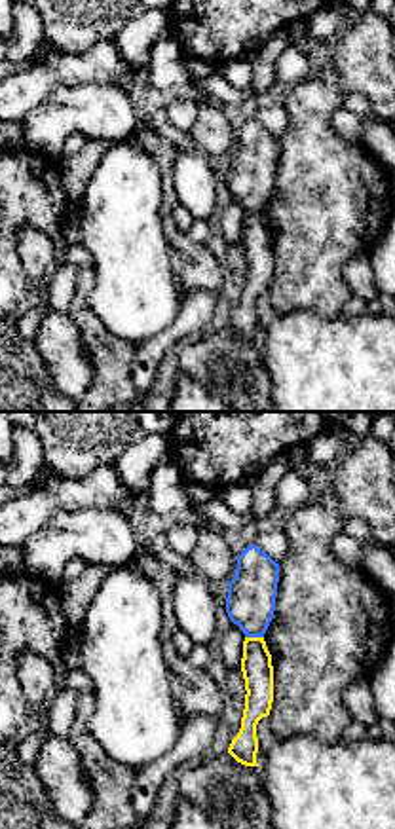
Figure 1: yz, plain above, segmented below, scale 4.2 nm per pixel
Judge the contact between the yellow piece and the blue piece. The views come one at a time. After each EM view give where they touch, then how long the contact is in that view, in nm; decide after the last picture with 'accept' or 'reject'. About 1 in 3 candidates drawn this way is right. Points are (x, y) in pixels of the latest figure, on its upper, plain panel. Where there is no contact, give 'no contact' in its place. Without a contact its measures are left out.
(255, 213) | 80 nm

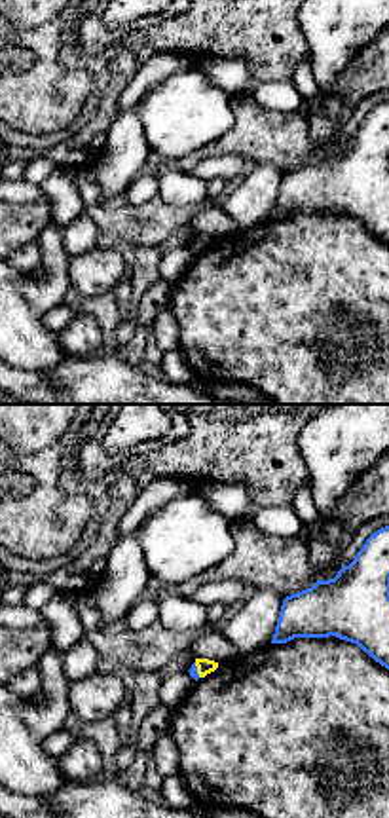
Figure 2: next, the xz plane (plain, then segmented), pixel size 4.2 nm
(198, 245) | 70 nm

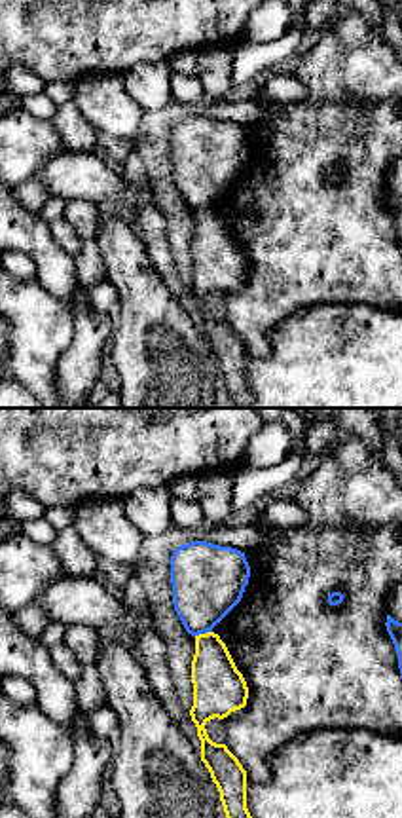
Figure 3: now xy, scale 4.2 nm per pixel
(201, 209) | 80 nm

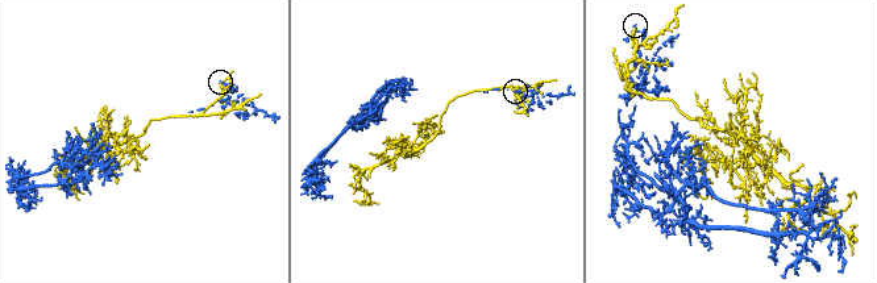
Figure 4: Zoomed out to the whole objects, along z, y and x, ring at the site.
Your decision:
reject

